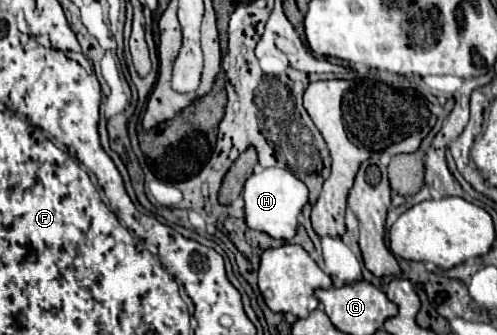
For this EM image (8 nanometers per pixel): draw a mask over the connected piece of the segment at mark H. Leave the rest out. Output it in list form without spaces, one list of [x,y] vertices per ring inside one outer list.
[[[256,168],[244,184],[244,212],[246,224],[252,230],[264,232],[272,238],[290,240],[298,228],[298,216],[308,202],[308,188],[290,170],[284,168]]]

